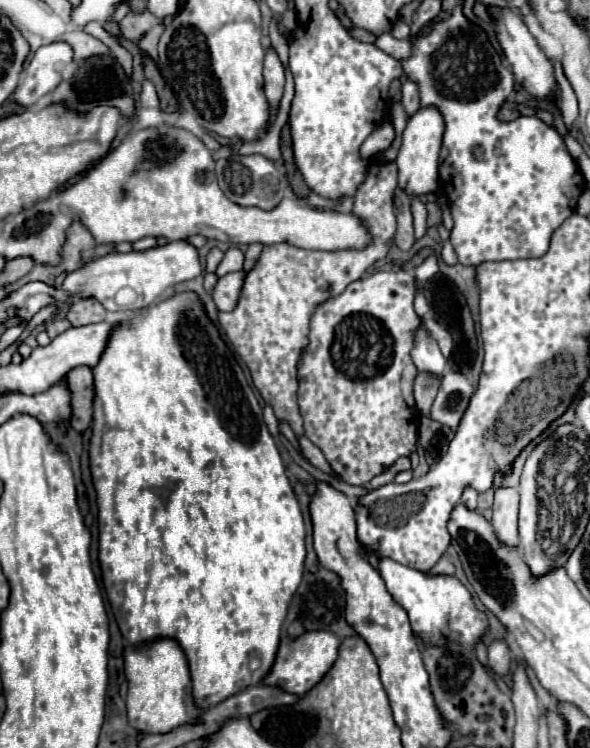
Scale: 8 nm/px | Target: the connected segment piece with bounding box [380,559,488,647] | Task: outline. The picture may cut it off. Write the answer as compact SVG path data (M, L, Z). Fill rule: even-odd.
M392 559L380 561L380 575L392 599L406 611L414 635L420 637L424 645L444 645L456 641L460 645L476 647L488 631L486 613L476 609L470 591L454 575L428 575Z

